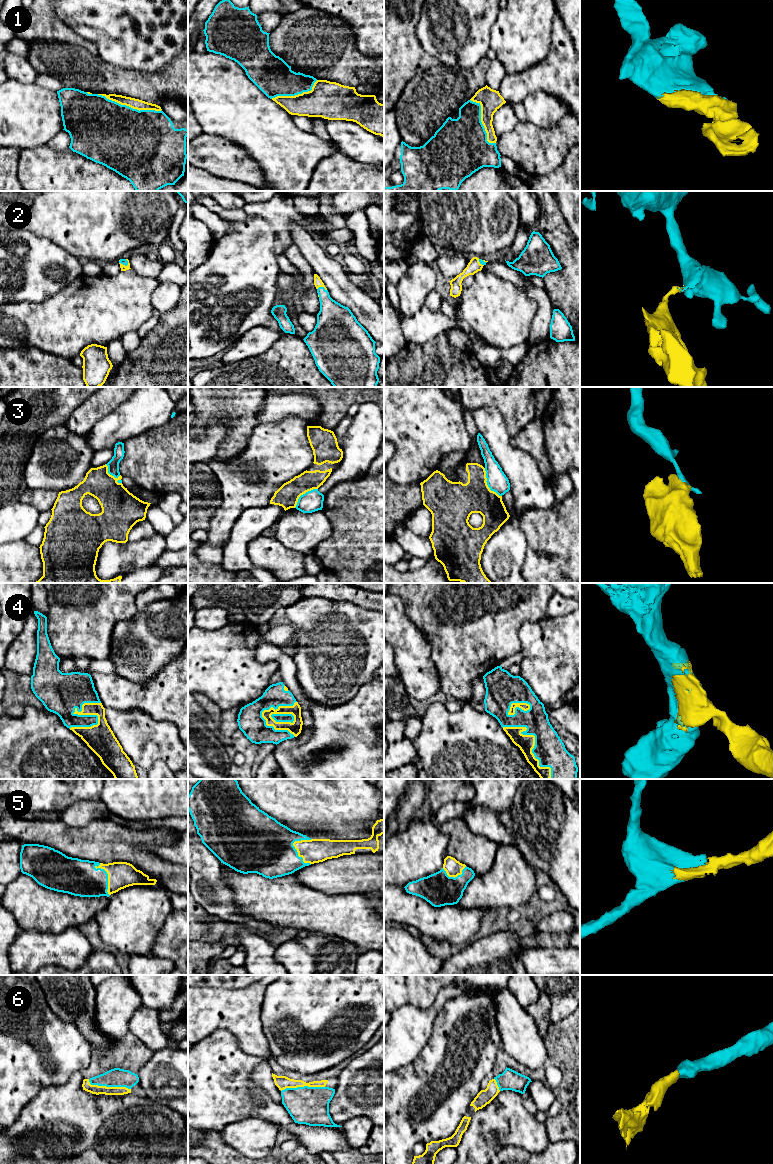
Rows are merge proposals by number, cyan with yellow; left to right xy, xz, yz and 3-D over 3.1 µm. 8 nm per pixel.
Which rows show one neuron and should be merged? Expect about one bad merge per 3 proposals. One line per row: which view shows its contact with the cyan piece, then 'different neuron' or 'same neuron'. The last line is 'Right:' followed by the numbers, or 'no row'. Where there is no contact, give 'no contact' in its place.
1: meets cyan in xy; same neuron
2: meets cyan in xz; same neuron
3: meets cyan in yz; different neuron
4: meets cyan in yz; same neuron
5: meets cyan in xz; same neuron
6: meets cyan in xy; same neuron
Right: 1, 2, 4, 5, 6

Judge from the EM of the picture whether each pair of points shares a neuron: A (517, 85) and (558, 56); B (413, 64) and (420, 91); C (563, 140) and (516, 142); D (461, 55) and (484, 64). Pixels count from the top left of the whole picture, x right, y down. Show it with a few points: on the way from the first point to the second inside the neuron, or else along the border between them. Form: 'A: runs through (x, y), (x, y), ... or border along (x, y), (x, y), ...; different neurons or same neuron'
A: runs through (527, 82), (536, 78), (548, 66); same neuron
B: border along (437, 64), (417, 73), (409, 81), (402, 93); different neurons
C: runs through (551, 140), (540, 139), (537, 142), (528, 142); same neuron
D: border along (485, 55), (471, 68), (456, 68); different neurons

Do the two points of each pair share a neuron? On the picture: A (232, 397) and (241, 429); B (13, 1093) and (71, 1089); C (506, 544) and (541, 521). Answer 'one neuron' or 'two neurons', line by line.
A: one neuron
B: two neurons
C: two neurons

